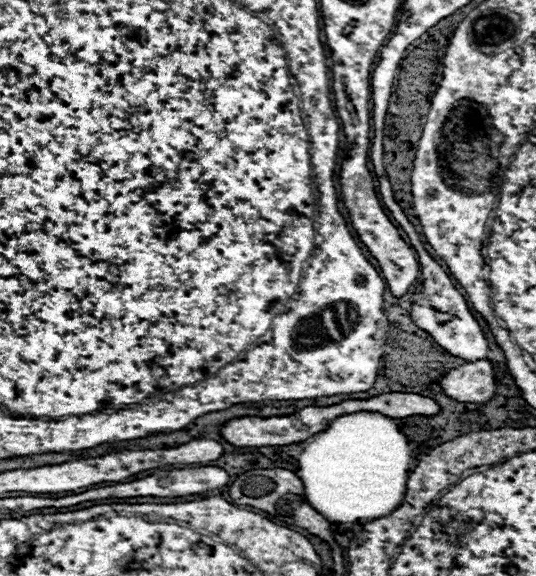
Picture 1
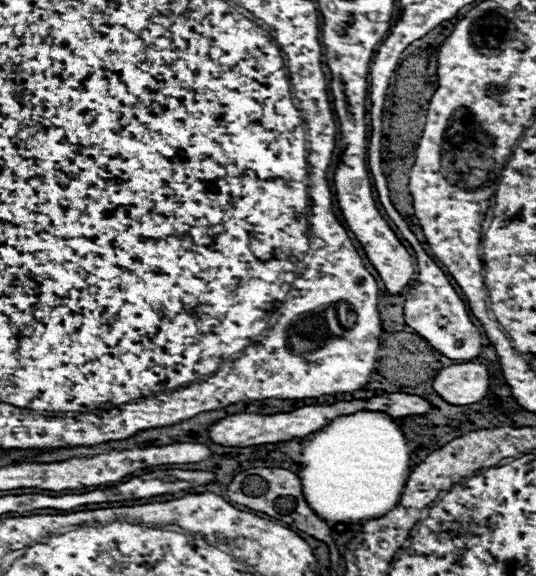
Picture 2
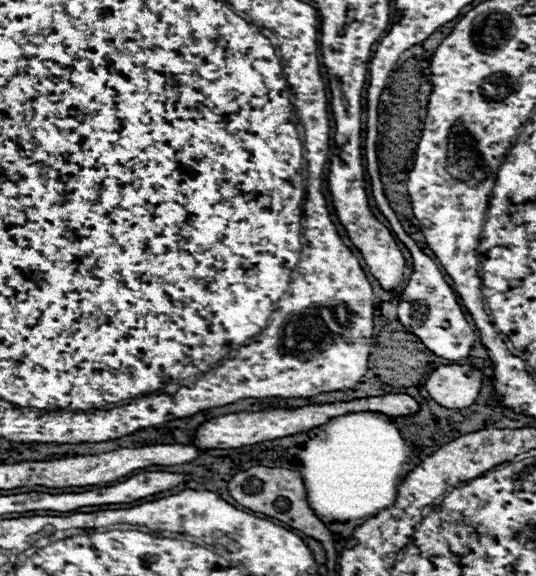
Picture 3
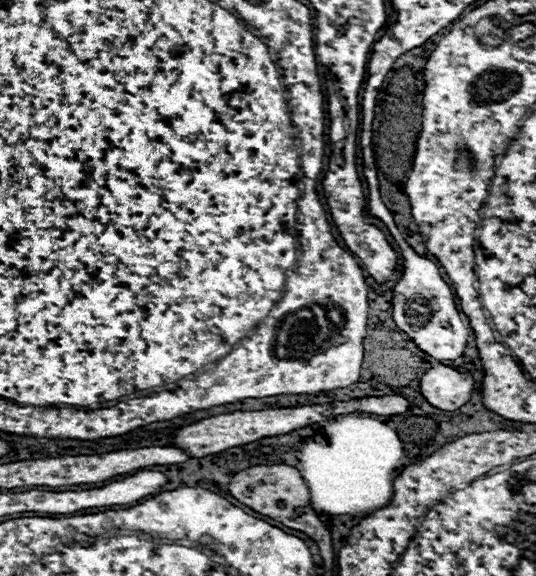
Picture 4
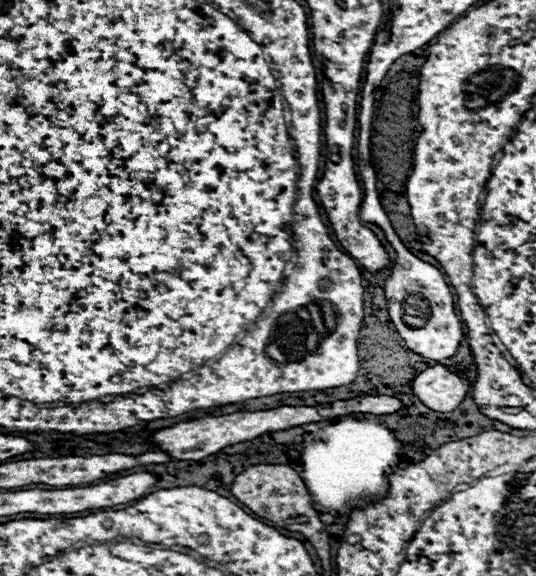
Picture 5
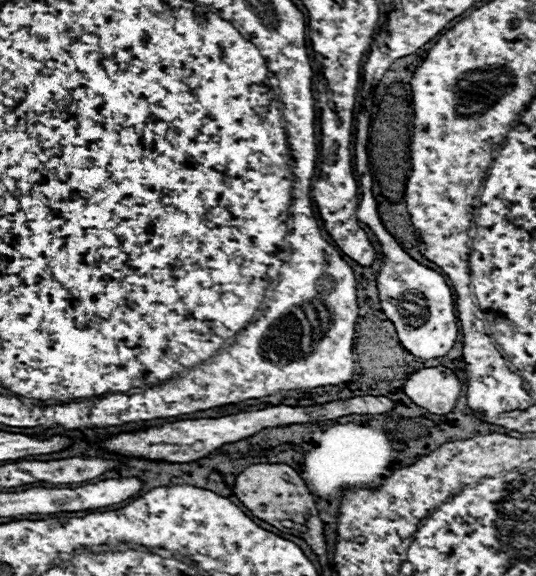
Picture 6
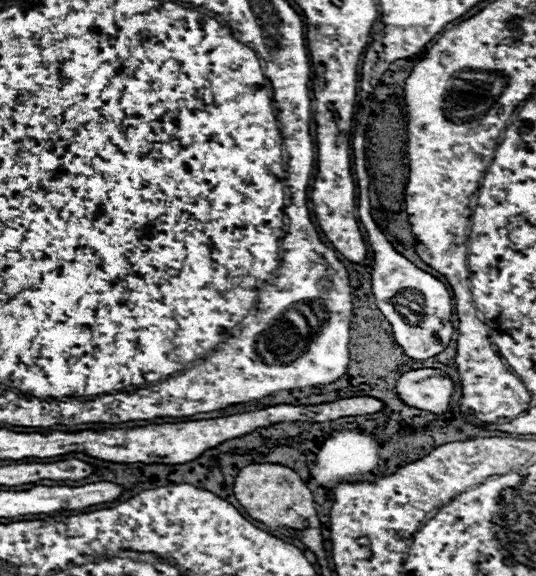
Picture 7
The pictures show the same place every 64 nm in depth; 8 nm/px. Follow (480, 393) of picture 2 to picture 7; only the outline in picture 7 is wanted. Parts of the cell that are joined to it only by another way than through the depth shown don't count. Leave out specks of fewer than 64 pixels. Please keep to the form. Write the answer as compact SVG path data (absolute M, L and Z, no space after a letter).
M420 368L402 374L396 392L408 406L444 414L454 394L454 382L450 376L442 376L442 370L438 368Z

